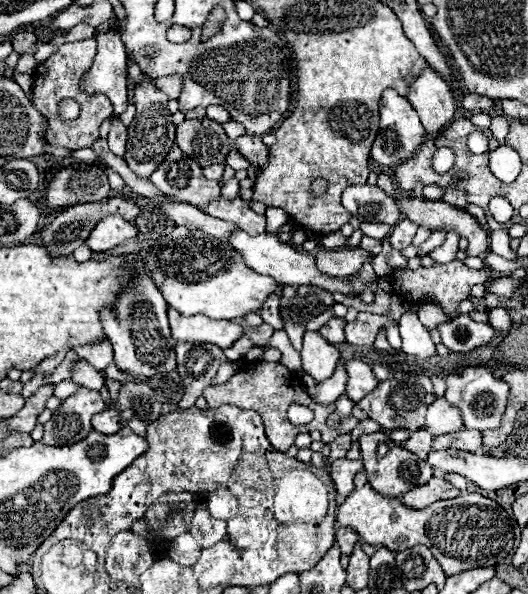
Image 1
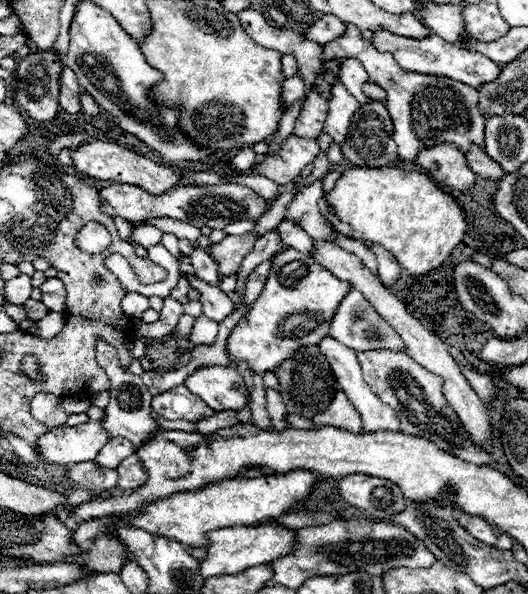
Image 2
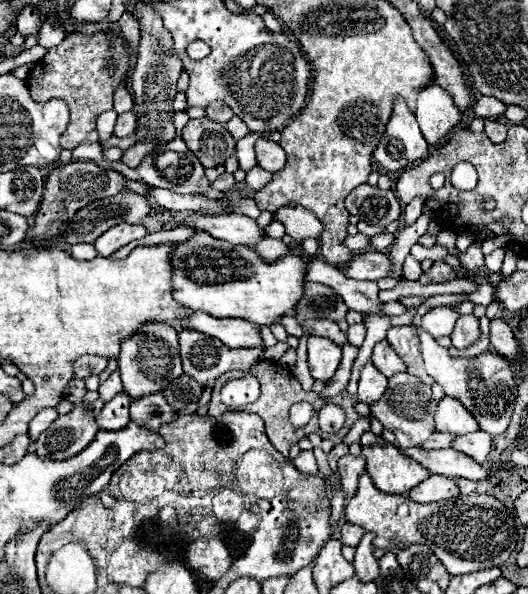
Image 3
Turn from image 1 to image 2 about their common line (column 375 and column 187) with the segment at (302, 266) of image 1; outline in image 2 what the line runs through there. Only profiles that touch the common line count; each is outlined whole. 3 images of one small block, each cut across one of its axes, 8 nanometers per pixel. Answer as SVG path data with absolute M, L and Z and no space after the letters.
M194 272L186 274L186 278L188 278L190 286L200 292L200 304L202 304L204 316L208 316L214 322L222 322L228 314L232 314L232 310L234 310L232 300L218 286L210 286L210 284L202 282Z

